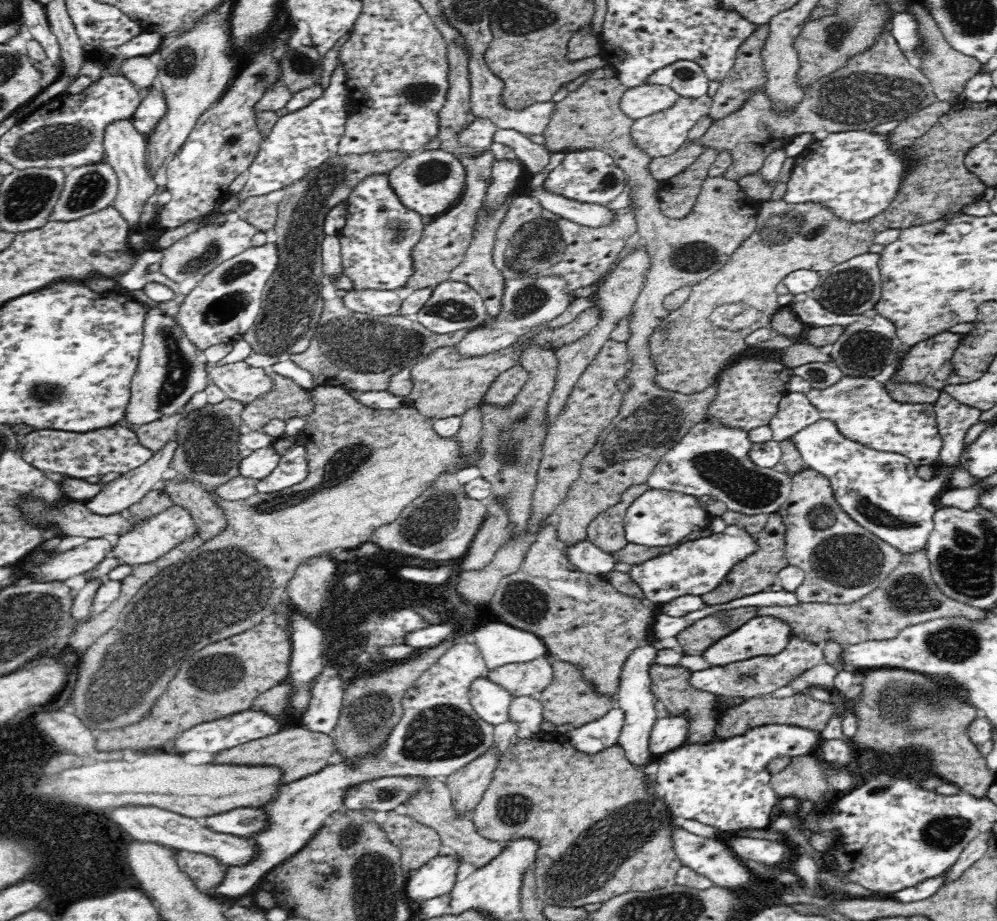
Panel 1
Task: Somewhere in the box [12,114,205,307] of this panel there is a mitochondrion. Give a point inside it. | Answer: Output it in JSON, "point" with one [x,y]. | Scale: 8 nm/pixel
{"point":[92,186]}

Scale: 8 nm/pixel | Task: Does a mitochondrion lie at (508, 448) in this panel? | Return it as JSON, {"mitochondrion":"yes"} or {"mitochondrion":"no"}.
{"mitochondrion":"yes"}

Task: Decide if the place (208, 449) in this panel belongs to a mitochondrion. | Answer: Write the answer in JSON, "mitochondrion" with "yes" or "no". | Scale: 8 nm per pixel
{"mitochondrion":"yes"}

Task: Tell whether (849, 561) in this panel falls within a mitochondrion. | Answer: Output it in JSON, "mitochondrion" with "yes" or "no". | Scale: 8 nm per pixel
{"mitochondrion":"yes"}

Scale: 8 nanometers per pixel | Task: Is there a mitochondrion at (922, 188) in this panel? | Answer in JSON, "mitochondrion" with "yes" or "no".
{"mitochondrion":"yes"}

